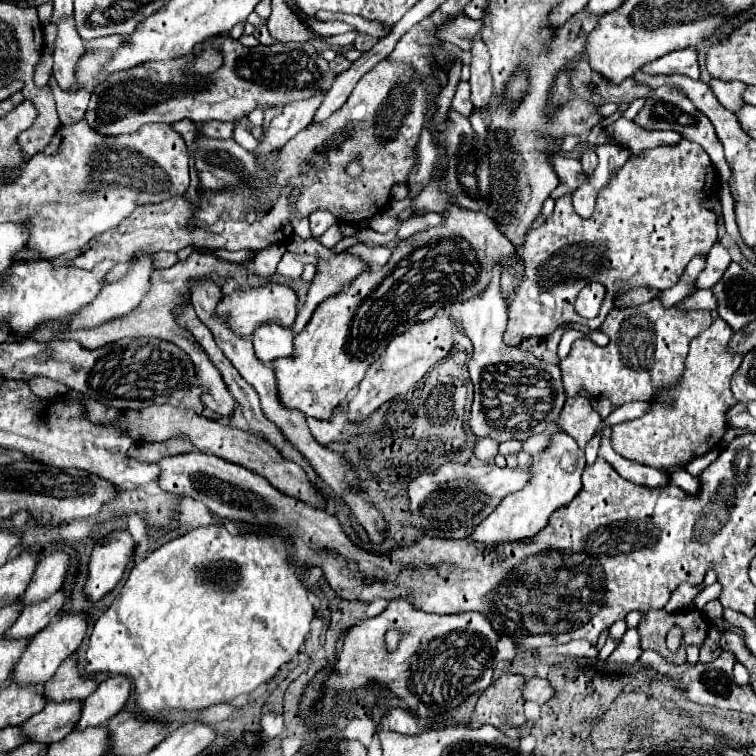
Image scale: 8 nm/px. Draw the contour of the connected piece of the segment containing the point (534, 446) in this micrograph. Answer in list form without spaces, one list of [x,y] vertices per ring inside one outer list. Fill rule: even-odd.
[[[542,432],[538,436],[530,436],[530,440],[526,440],[522,444],[522,450],[528,452],[528,454],[540,454],[548,446],[548,440],[550,440],[550,432]]]

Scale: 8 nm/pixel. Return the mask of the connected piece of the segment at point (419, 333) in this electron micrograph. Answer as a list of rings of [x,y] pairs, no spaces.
[[[434,316],[432,320],[414,324],[414,328],[410,328],[410,332],[404,332],[402,336],[396,336],[394,340],[390,340],[386,352],[370,366],[362,384],[358,386],[356,396],[350,400],[348,412],[346,412],[348,422],[352,422],[352,424],[364,422],[382,404],[386,404],[392,398],[406,394],[410,388],[414,388],[416,382],[434,366],[434,362],[442,360],[450,352],[456,332],[462,334],[462,330],[458,330],[456,324],[448,316]]]

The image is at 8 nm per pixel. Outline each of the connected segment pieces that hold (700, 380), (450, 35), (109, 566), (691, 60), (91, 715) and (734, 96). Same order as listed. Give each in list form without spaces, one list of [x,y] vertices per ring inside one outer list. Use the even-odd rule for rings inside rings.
[[[716,318],[708,330],[690,342],[682,384],[678,384],[674,392],[662,396],[662,400],[656,400],[652,410],[642,418],[612,428],[612,448],[620,456],[668,472],[686,466],[692,458],[706,454],[722,440],[726,430],[726,408],[736,404],[730,390],[730,378],[742,362],[742,354],[730,352],[730,336],[734,336],[734,330],[722,318]],[[668,398],[674,400],[670,408],[664,406]]]
[[[458,16],[458,20],[454,20],[454,24],[450,24],[450,28],[446,28],[446,32],[442,32],[442,40],[452,42],[458,48],[470,52],[472,40],[474,40],[474,36],[480,36],[480,32],[482,32],[480,20],[472,20],[468,16]]]
[[[128,530],[112,532],[102,544],[96,544],[88,562],[84,592],[90,602],[98,602],[120,582],[126,564],[134,552],[134,540]]]
[[[694,48],[670,52],[670,54],[654,60],[654,64],[646,64],[646,68],[642,68],[642,70],[650,72],[650,74],[686,74],[686,76],[692,76],[694,80],[700,80],[698,52]]]
[[[112,676],[100,682],[96,692],[92,692],[84,700],[82,714],[74,730],[106,724],[112,716],[116,716],[122,710],[128,696],[130,696],[130,680],[126,676]]]
[[[712,80],[710,88],[714,94],[718,94],[718,100],[724,108],[728,108],[730,112],[738,112],[742,106],[746,106],[742,94],[746,90],[746,84],[742,82],[722,82],[722,80]]]

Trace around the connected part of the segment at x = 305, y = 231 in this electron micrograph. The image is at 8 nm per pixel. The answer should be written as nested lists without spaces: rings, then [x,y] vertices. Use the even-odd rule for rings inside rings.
[[[293,216],[291,223],[292,226],[294,226],[294,232],[296,232],[300,238],[304,238],[304,240],[312,238],[312,232],[310,232],[308,218],[295,218],[295,216]]]

